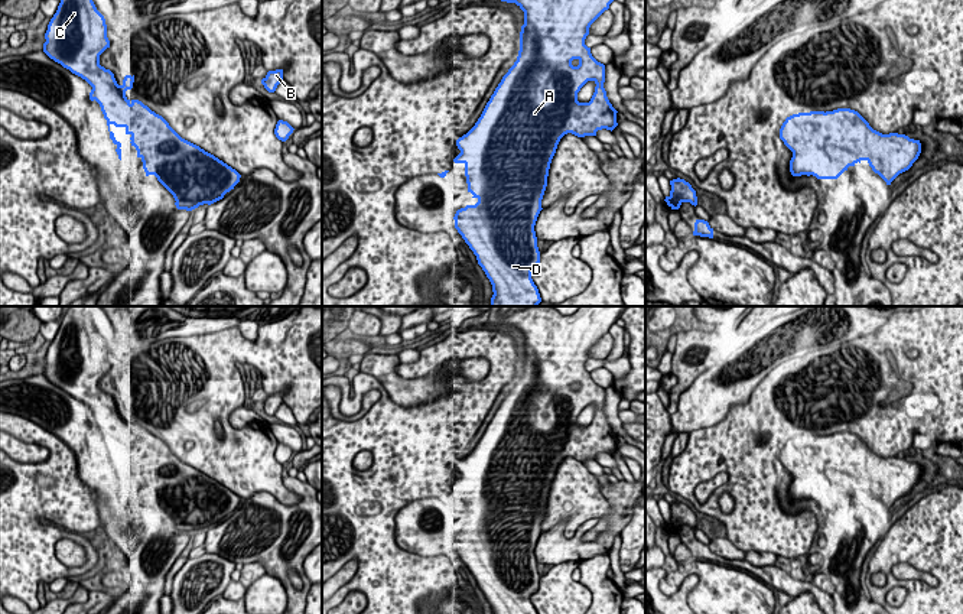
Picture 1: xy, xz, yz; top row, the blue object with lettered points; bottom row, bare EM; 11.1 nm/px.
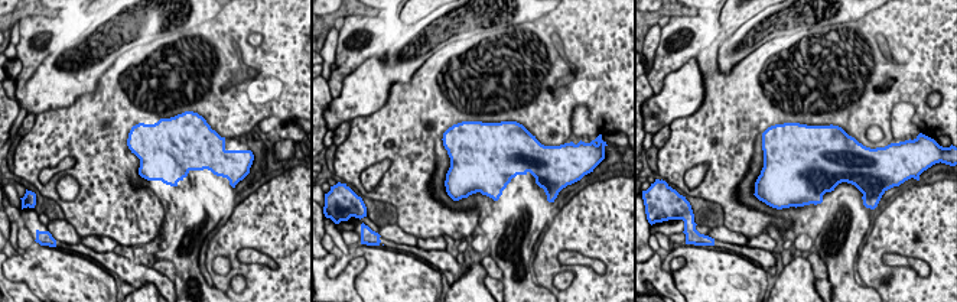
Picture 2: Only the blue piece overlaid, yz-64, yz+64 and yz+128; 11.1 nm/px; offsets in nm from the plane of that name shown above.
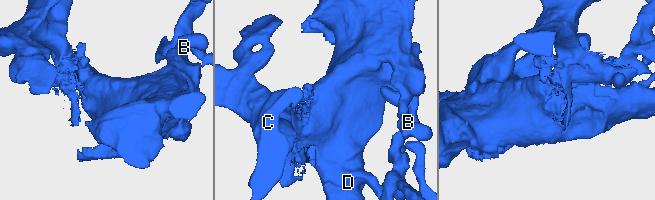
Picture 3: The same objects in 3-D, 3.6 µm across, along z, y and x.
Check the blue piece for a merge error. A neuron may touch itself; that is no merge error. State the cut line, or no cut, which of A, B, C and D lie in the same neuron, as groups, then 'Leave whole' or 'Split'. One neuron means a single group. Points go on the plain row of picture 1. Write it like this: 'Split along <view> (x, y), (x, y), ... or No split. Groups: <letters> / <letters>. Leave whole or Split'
No split. Groups: A B C D. Leave whole

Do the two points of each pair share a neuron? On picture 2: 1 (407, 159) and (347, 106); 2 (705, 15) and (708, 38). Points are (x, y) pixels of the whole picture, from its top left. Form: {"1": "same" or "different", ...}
{"1": "different", "2": "same"}

